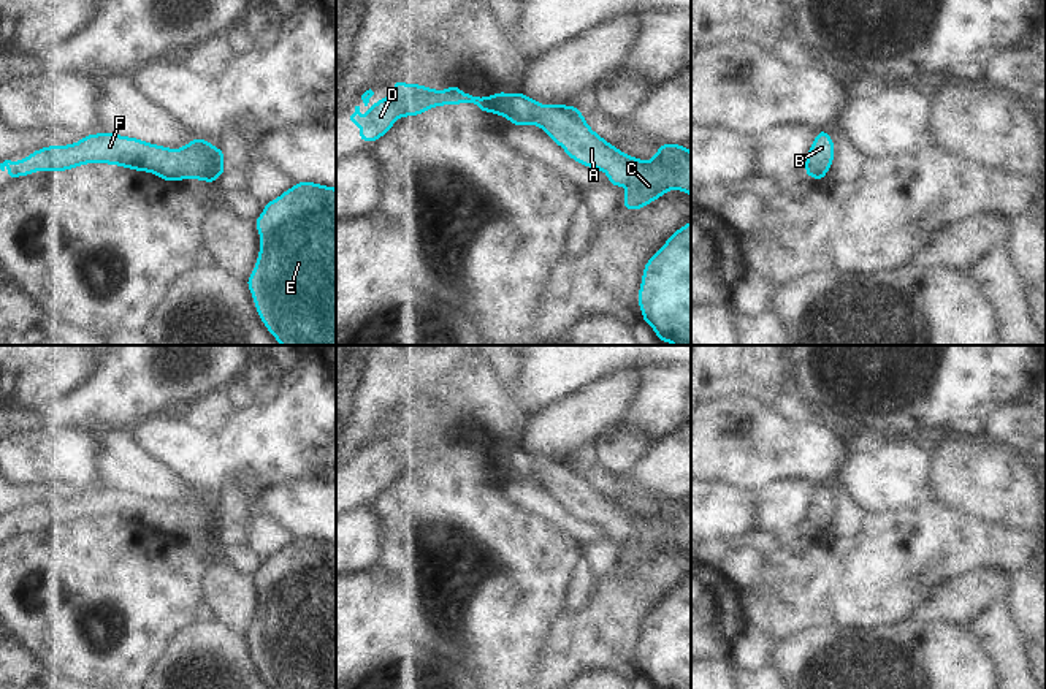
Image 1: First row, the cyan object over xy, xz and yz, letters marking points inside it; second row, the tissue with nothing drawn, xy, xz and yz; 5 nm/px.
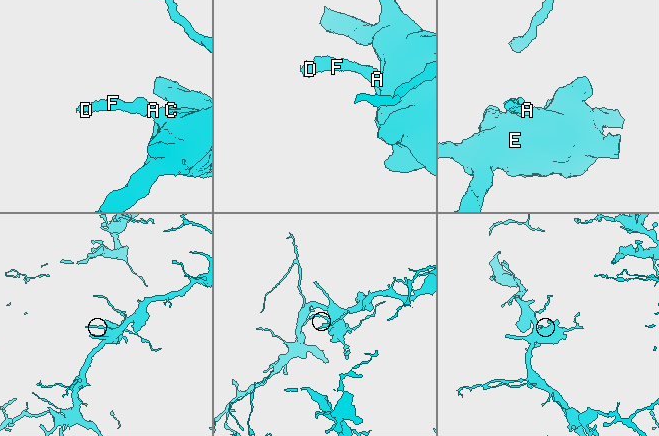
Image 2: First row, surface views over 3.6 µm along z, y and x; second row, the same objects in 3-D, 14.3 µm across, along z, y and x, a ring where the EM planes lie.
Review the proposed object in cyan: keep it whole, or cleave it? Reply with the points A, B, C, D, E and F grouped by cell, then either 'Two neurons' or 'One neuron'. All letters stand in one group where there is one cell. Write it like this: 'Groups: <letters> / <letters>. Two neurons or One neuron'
Groups: A B C D E F. One neuron

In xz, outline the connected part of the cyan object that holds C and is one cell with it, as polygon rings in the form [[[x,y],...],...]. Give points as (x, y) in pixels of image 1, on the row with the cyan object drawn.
[[[395,81],[393,93],[360,117],[360,106],[347,116],[357,122],[360,141],[377,141],[401,116],[417,116],[439,105],[477,103],[480,111],[506,116],[513,125],[536,124],[545,130],[575,162],[602,169],[609,184],[624,187],[640,171],[642,165],[653,168],[624,193],[624,209],[640,209],[667,190],[680,188],[691,195],[691,152],[686,146],[659,144],[655,158],[632,158],[605,139],[599,138],[586,124],[577,106],[545,105],[528,98],[521,92],[479,98],[463,93],[456,86],[437,92],[418,84],[407,86]]]

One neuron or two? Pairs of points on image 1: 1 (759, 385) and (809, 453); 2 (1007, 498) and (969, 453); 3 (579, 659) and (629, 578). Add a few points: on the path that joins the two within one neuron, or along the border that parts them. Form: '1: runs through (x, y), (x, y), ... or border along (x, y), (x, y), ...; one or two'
1: border along (734, 396), (750, 396), (771, 407); two
2: runs through (997, 487), (975, 464); one
3: runs through (593, 639), (626, 599); one

